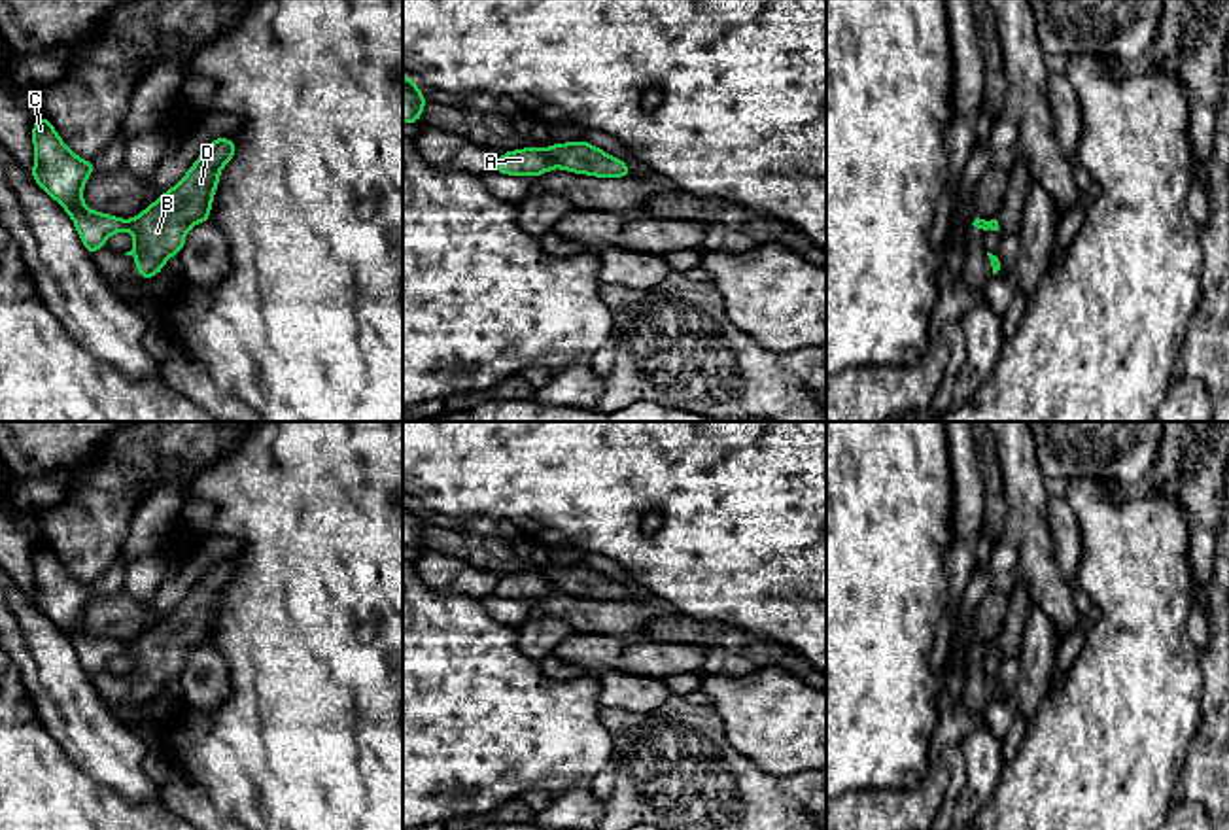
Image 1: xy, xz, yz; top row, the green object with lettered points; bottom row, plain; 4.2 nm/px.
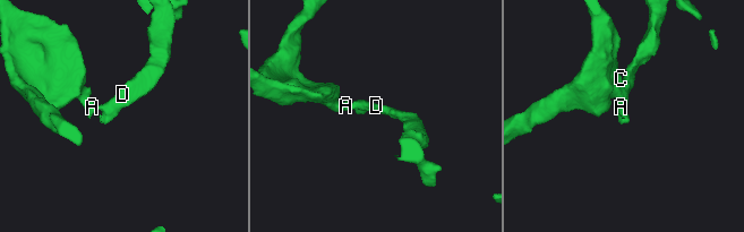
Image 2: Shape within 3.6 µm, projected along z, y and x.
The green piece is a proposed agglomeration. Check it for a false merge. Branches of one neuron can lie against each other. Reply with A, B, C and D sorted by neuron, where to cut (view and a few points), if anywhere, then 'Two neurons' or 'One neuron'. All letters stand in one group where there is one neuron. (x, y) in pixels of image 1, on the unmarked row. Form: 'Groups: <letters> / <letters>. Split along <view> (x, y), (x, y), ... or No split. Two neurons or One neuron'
Groups: A C / B D. Split along xz (545, 575), (556, 588). Two neurons

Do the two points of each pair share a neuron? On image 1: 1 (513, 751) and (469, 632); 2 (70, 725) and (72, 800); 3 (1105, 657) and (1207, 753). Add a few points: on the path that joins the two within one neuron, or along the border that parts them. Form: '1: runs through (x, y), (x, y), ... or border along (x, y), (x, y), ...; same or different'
1: runs through (483, 721), (469, 708), (469, 662); same
2: border along (42, 725), (82, 772), (106, 785); different
3: border along (1203, 696), (1197, 734), (1180, 774); different

